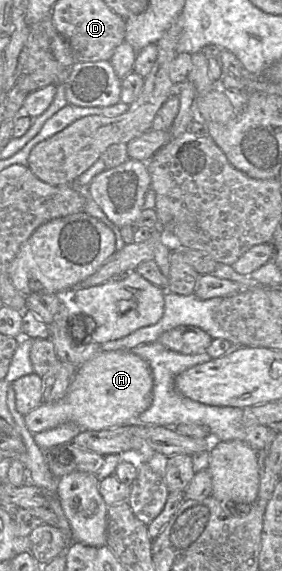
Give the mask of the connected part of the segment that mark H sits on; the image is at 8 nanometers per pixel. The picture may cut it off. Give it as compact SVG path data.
M99 350L77 369L65 396L57 402L42 402L25 416L25 424L32 434L64 423L74 423L82 431L106 430L135 423L152 401L152 371L143 358L129 350Z

